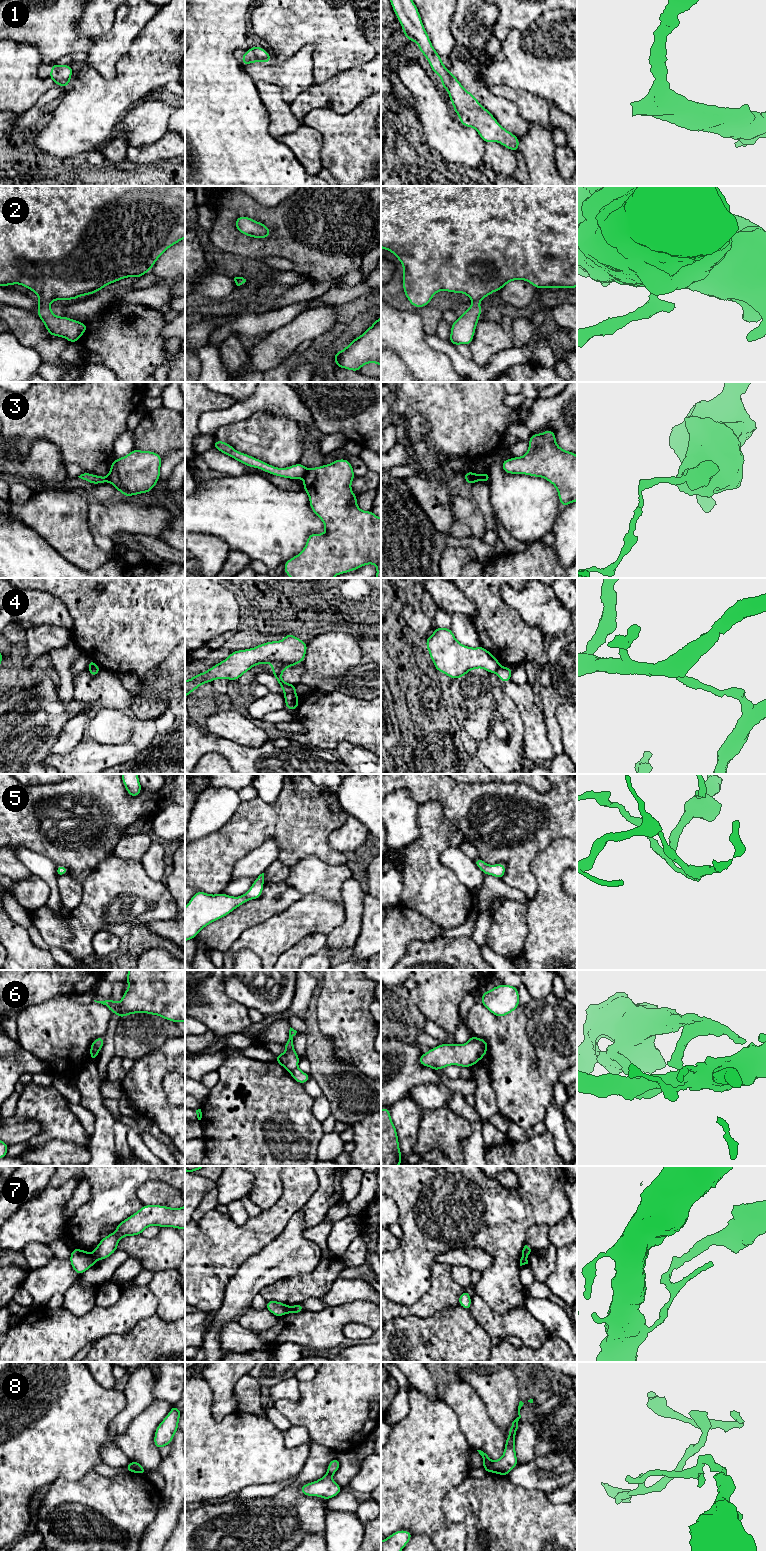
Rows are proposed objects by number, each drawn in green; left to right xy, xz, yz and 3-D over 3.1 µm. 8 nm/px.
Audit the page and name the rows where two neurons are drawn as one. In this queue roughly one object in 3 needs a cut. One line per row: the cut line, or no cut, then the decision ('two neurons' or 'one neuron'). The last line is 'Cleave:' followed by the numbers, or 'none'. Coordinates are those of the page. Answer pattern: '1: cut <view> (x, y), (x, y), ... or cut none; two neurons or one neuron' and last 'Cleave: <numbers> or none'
1: cut none; one neuron
2: cut none; one neuron
3: cut xz (308, 469), (302, 477); two neurons
4: cut xy (99, 669), (88, 670); two neurons
5: cut none; one neuron
6: cut none; one neuron
7: cut xz (290, 1307), (288, 1312); two neurons
8: cut xy (131, 1461), (133, 1471); two neurons
Cleave: 3, 4, 7, 8

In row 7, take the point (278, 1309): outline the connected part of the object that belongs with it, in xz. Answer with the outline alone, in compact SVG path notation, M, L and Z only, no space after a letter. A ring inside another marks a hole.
M270 1300L270 1301L266 1302L266 1309L268 1311L270 1311L273 1315L275 1315L277 1317L281 1317L281 1316L289 1313L290 1306L288 1306L282 1302Z

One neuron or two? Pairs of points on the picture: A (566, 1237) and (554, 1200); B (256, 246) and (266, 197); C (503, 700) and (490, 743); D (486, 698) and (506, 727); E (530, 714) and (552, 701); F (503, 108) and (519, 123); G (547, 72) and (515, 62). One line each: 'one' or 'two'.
A: two
B: two
C: one
D: two
E: two
F: one
G: one

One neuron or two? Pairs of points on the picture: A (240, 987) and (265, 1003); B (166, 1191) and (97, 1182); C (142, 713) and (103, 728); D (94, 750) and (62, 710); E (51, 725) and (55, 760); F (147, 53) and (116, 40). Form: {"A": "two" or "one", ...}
{"A": "one", "B": "two", "C": "two", "D": "two", "E": "two", "F": "two"}

